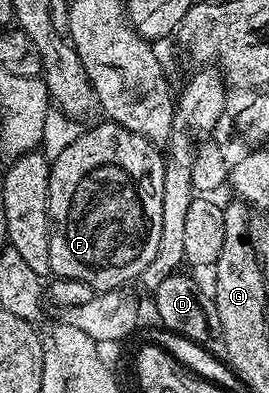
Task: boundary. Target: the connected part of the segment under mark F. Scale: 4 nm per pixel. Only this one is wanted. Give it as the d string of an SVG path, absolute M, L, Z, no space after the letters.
M101 120L97 126L92 126L81 132L61 154L51 159L50 165L50 196L48 197L48 215L52 221L50 232L50 268L52 274L58 278L70 280L82 280L82 284L90 284L93 292L106 290L119 290L127 287L128 281L139 279L140 273L154 260L154 252L158 252L158 240L162 240L162 184L164 183L164 160L165 155L157 143L138 136L138 132L130 132L122 128L116 122Z

